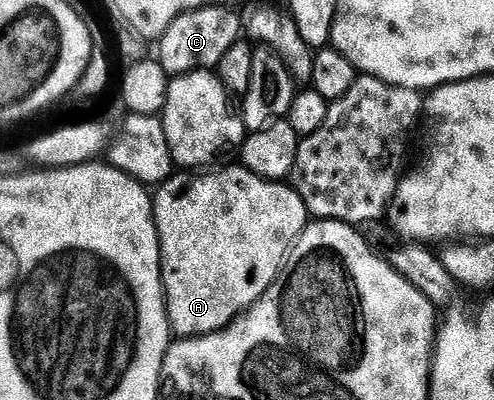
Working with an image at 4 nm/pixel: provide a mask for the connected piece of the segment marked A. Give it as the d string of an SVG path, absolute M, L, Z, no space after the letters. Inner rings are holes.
M218 167L213 171L202 171L197 175L191 175L186 171L175 172L168 180L157 186L152 197L154 202L154 222L158 228L160 259L162 260L162 286L166 292L166 314L170 320L171 330L182 339L205 337L207 333L217 333L225 330L227 325L231 325L247 309L251 309L274 286L274 282L278 280L283 272L288 260L288 254L294 247L294 242L302 236L302 230L308 224L306 205L300 199L298 192L289 184L266 180L243 167L236 167L236 169L222 168L226 167Z

